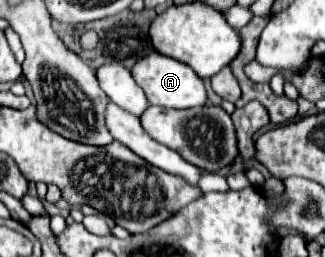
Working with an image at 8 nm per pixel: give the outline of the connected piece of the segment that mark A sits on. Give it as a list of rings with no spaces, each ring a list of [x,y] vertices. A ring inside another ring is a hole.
[[[153,51],[151,55],[147,55],[147,59],[139,59],[139,63],[131,67],[131,75],[135,83],[145,91],[147,101],[151,105],[161,105],[171,109],[189,109],[189,107],[201,107],[207,103],[207,91],[201,77],[197,77],[197,73],[189,65],[175,61],[167,55]]]

